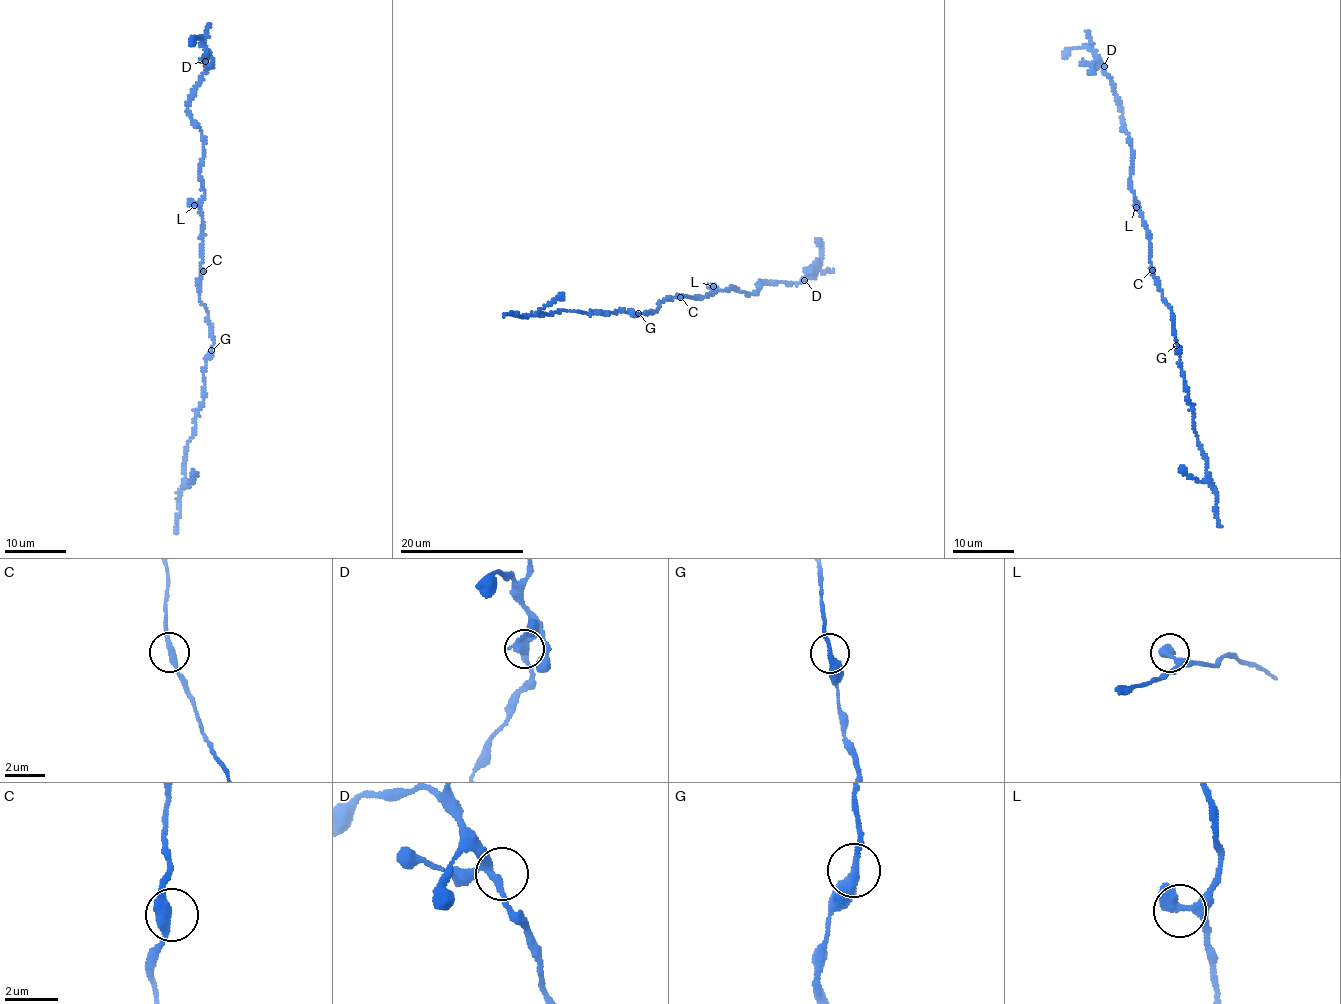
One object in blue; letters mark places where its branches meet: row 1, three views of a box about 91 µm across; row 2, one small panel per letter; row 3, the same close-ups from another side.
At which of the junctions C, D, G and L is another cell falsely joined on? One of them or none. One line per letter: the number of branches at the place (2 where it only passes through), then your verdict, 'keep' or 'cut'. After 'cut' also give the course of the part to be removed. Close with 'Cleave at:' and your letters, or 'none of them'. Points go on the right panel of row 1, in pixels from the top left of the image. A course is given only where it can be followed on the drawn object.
C: 2 | keep
D: 3 | keep
G: 2 | keep
L: 2 | keep
Cleave at: none of them

